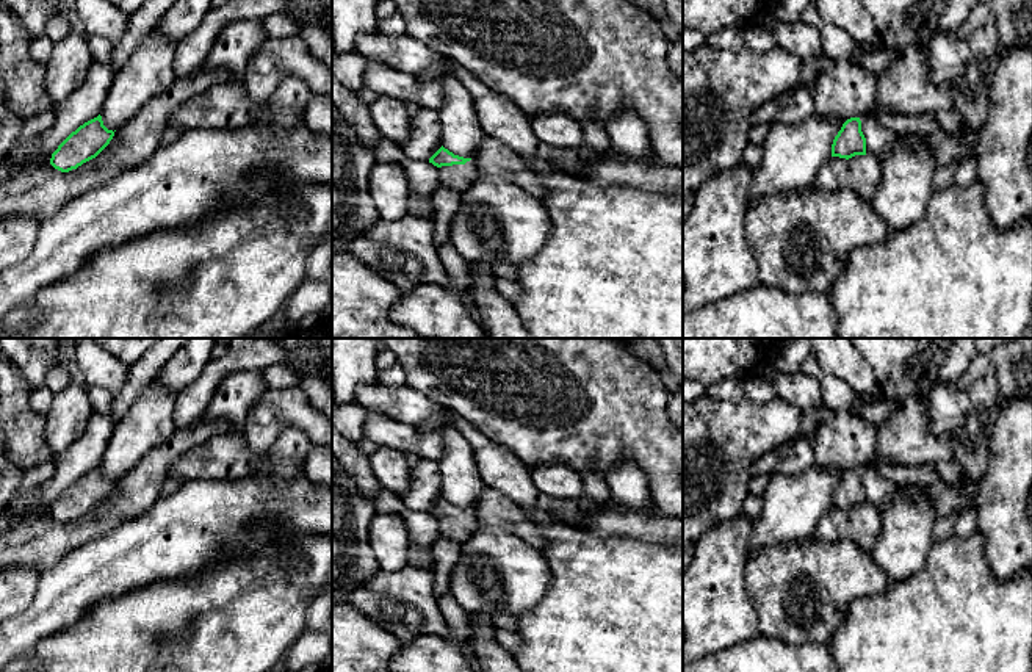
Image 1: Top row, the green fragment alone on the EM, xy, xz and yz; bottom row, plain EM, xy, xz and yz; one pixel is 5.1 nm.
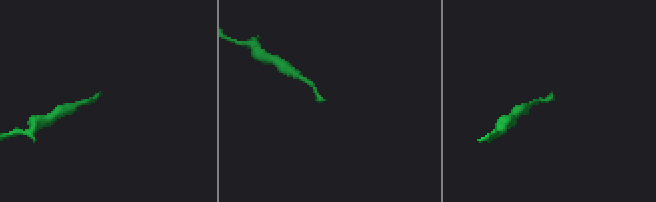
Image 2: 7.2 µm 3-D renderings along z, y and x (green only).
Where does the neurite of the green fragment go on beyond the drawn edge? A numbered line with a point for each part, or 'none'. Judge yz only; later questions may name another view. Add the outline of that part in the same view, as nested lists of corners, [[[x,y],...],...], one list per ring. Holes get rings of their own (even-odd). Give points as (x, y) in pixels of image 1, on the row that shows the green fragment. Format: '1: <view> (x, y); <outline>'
1: yz (879, 138); [[[871,111],[863,113],[860,121],[861,132],[866,138],[866,155],[875,155],[879,160],[882,160],[885,152],[896,143],[899,136],[882,125]]]

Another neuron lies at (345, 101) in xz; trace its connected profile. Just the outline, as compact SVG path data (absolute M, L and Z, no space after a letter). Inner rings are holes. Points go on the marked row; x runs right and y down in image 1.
M334 74L332 107L354 128L360 144L373 150L381 139L381 133L373 124L370 105L360 102L357 92L340 83Z

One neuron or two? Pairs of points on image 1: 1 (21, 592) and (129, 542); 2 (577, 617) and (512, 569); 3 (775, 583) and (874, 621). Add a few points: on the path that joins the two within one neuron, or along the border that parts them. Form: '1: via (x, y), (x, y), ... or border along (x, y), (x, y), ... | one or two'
1: border along (39, 572), (32, 602), (16, 614) | two
2: border along (545, 556), (552, 585), (533, 608), (517, 616) | two
3: border along (880, 592), (855, 599), (830, 643) | two

